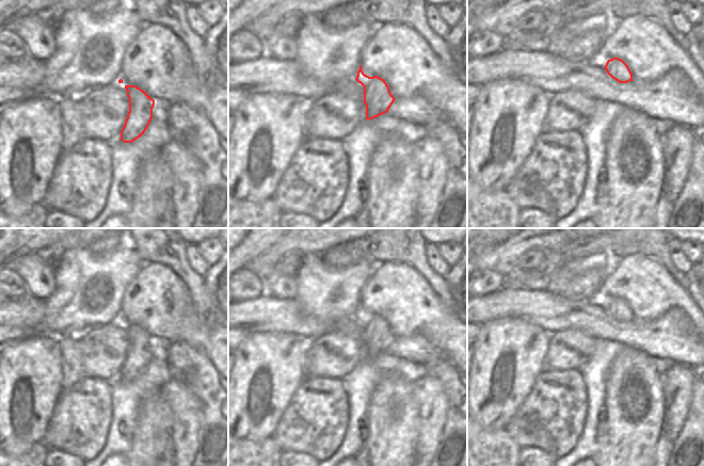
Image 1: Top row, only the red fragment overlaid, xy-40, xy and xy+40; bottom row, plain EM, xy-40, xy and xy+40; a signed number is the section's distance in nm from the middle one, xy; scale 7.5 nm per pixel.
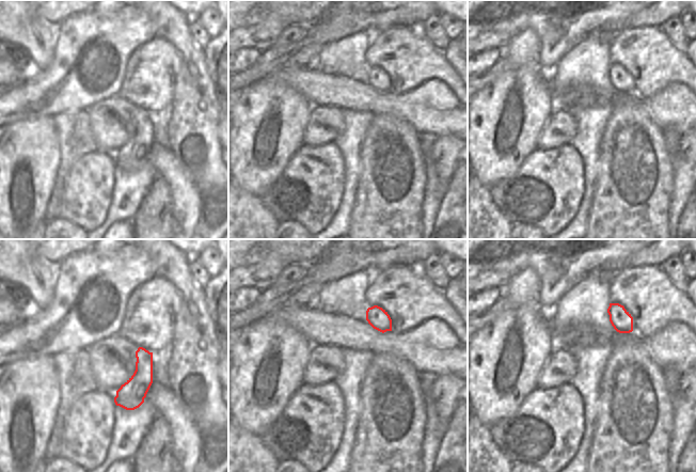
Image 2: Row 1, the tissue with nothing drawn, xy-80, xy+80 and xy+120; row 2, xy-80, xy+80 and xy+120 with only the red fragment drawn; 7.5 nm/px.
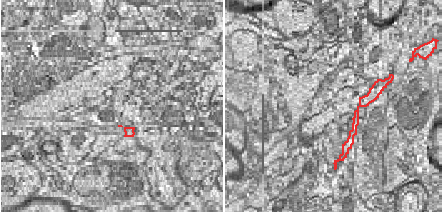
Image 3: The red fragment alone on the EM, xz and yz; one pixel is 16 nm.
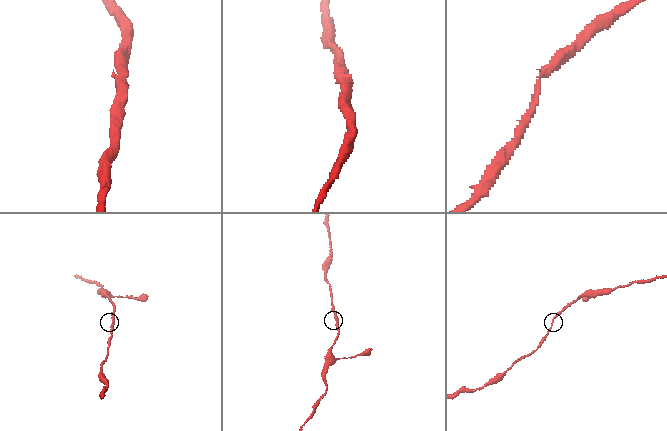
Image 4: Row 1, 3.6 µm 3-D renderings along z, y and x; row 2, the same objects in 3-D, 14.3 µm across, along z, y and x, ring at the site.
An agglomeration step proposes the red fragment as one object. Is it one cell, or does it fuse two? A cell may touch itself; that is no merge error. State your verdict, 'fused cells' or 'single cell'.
single cell

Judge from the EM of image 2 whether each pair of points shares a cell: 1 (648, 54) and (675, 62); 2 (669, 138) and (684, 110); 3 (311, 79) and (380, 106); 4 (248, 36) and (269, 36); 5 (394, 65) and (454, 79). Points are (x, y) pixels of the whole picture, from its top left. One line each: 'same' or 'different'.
1: same
2: different
3: same
4: same
5: same

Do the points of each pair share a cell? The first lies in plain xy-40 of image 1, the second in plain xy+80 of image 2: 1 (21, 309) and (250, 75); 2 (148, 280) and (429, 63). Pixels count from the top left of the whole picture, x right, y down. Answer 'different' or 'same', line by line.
1: same
2: same

